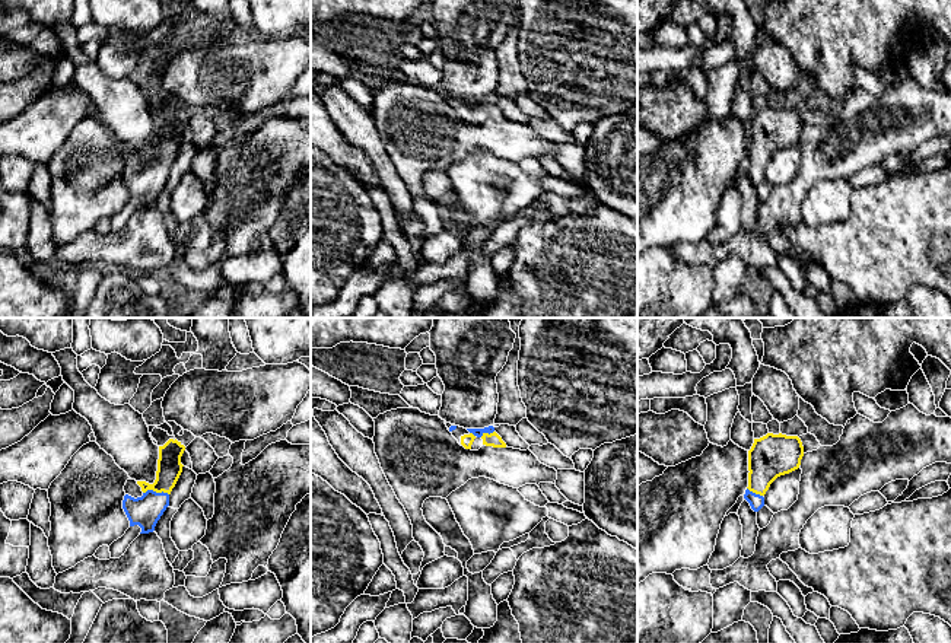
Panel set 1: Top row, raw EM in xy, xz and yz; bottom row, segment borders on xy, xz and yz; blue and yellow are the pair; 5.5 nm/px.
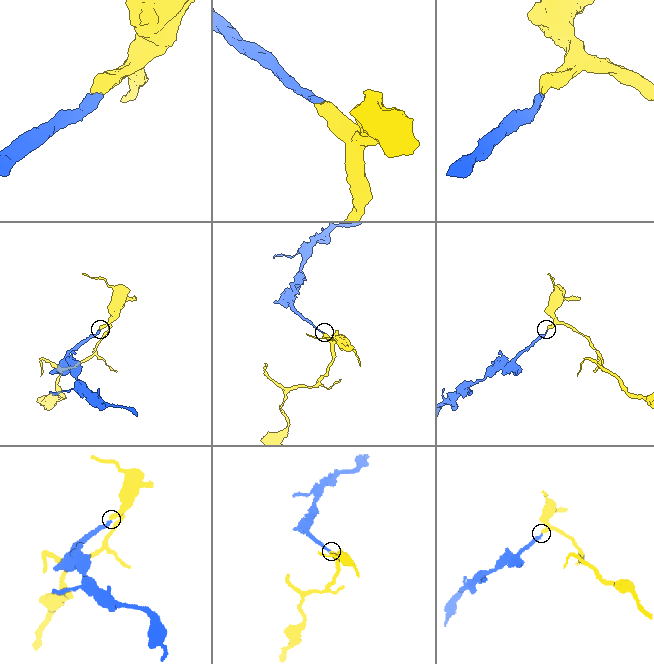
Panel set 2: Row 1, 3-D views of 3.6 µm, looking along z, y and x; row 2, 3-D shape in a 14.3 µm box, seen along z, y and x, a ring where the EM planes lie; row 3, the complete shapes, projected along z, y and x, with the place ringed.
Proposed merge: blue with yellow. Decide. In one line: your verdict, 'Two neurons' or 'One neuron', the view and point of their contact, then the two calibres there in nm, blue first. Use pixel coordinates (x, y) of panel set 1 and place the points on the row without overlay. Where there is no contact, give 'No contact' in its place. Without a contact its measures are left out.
One neuron. Touches blue at xy (155, 165). Thickness 170 nm (blue) against 140 nm

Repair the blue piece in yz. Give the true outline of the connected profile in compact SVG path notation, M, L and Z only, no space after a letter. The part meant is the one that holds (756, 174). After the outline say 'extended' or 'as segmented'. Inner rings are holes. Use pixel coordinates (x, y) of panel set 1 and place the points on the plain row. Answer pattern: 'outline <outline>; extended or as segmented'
outline M767 106L754 112L748 124L748 160L744 172L754 185L764 179L764 168L780 149L799 141L804 120L798 109Z; extended

